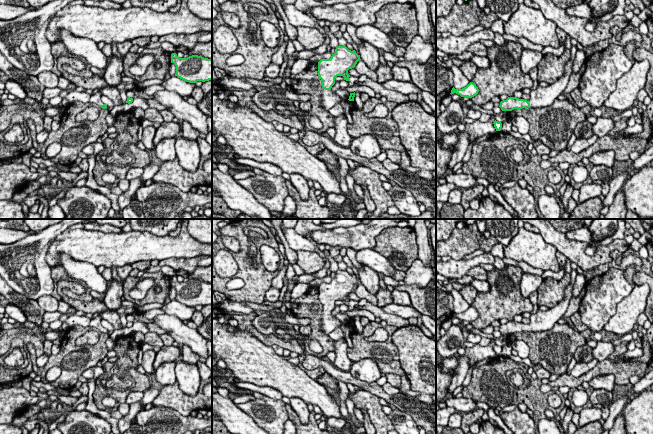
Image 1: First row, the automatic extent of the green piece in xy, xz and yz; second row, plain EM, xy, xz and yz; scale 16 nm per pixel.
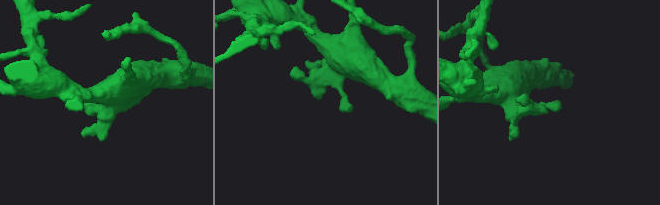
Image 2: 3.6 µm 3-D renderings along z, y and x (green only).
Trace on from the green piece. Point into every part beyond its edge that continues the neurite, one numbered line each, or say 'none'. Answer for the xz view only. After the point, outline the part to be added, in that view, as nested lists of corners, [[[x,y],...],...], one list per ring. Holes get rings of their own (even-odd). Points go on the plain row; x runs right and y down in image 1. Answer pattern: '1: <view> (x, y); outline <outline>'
1: xz (329, 323); outline [[[320,312],[321,316],[321,330],[326,334],[329,335],[331,332],[333,332],[337,327],[341,326],[341,321],[337,319],[336,316],[333,316],[332,314],[325,314]]]

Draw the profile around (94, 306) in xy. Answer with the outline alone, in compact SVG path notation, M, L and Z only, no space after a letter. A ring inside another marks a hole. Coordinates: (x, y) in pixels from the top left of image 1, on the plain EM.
M64 294L62 295L62 300L78 311L83 311L84 313L101 313L108 310L104 302L96 298L93 298L92 301L80 301L69 298Z

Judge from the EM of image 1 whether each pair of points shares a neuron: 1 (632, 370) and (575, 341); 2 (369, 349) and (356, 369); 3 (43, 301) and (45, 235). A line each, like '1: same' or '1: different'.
1: different
2: different
3: different

